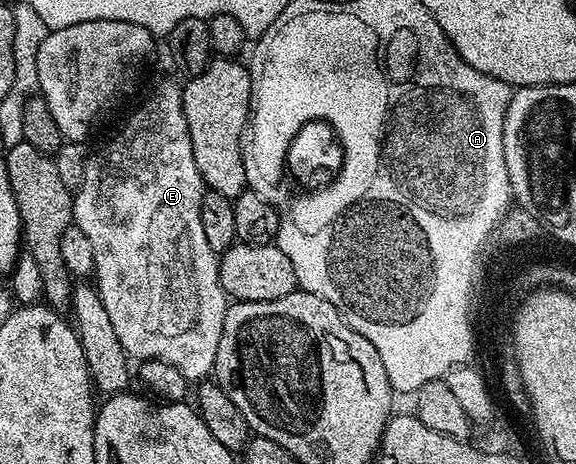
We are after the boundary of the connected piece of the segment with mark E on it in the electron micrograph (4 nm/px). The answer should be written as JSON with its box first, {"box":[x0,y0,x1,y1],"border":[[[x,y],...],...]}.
{"box":[73,82,227,383],"border":[[[163,82],[126,119],[125,126],[98,153],[90,155],[85,178],[75,189],[73,219],[91,243],[95,288],[128,356],[141,361],[162,360],[177,368],[189,383],[200,383],[213,373],[227,294],[221,286],[219,254],[211,251],[203,232],[201,204],[206,188],[199,167],[195,167],[181,90],[180,84]]]}

